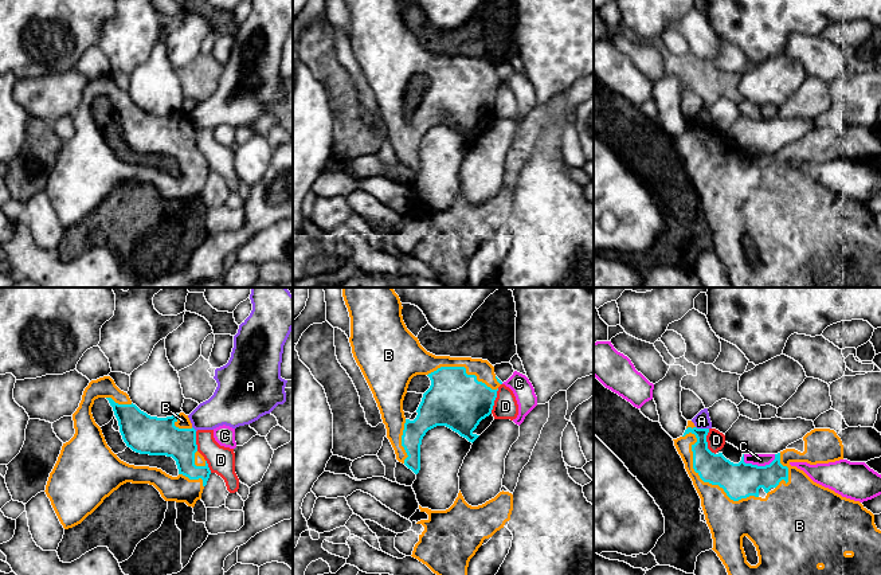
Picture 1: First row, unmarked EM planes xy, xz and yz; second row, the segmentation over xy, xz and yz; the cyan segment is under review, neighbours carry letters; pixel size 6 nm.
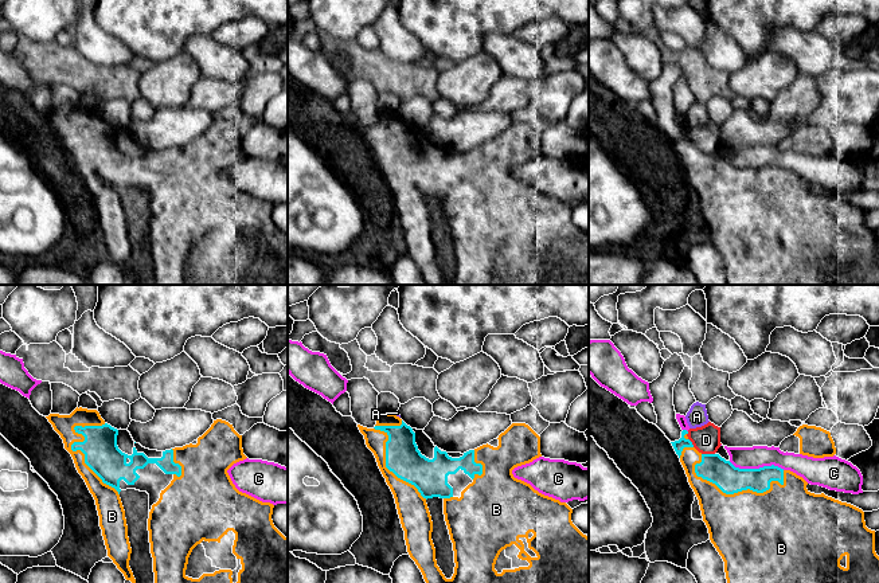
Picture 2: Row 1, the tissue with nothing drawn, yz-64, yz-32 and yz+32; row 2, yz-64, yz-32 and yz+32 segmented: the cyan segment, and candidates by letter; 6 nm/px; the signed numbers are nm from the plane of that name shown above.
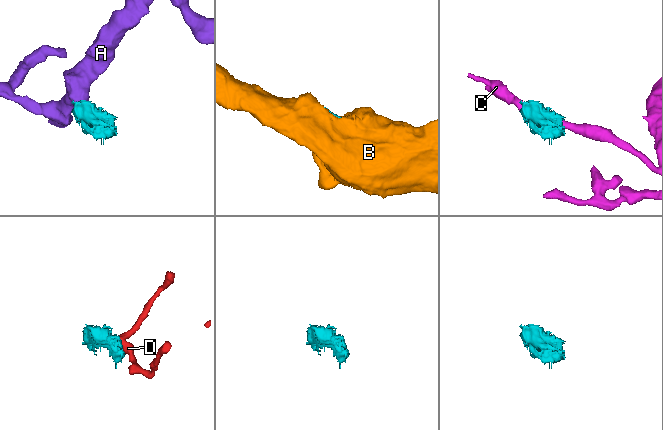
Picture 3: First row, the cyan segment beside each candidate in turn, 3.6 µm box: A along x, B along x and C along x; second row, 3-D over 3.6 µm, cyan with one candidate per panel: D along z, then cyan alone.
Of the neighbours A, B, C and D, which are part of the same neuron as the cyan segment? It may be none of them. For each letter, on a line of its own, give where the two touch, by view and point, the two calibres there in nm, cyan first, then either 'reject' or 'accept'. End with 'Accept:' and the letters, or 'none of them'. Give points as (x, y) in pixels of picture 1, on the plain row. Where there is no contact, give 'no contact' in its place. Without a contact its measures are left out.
A: yz (703, 128) | 180/100 nm | reject
B: yz (703, 179) | 220/220 nm | accept
C: yz (760, 165) | 220/80 nm | reject
D: yz (707, 141) | 180/110 nm | reject
Accept: B

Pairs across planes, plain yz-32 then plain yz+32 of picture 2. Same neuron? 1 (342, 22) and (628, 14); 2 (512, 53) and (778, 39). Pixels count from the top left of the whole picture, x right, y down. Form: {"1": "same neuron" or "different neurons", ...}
{"1": "same neuron", "2": "same neuron"}

